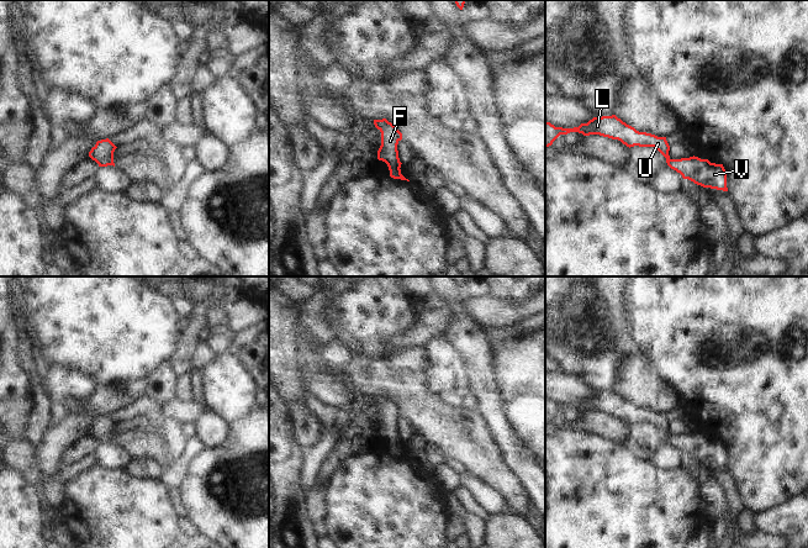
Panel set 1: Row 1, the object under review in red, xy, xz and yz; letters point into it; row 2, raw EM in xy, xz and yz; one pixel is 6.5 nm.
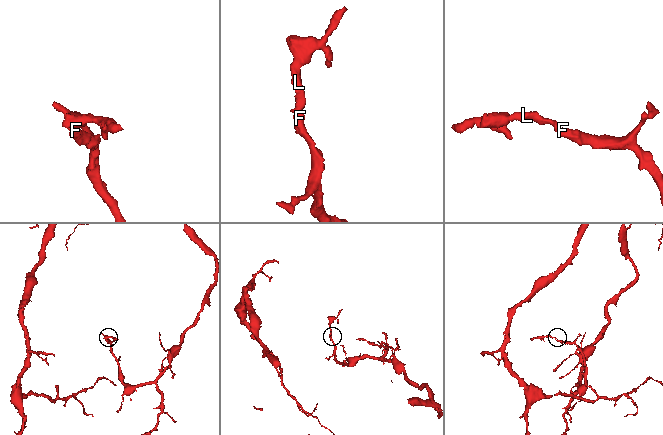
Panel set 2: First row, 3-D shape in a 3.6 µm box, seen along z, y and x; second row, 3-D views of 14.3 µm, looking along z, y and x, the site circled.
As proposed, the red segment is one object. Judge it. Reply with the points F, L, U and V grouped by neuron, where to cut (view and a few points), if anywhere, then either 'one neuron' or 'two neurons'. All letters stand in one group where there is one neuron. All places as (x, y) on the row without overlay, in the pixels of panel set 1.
groups F L U V; cut none; one neuron

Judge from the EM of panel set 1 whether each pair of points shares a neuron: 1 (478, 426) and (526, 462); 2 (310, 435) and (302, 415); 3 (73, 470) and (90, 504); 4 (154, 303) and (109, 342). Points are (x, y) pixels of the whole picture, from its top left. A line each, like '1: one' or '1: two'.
1: two
2: one
3: two
4: one

